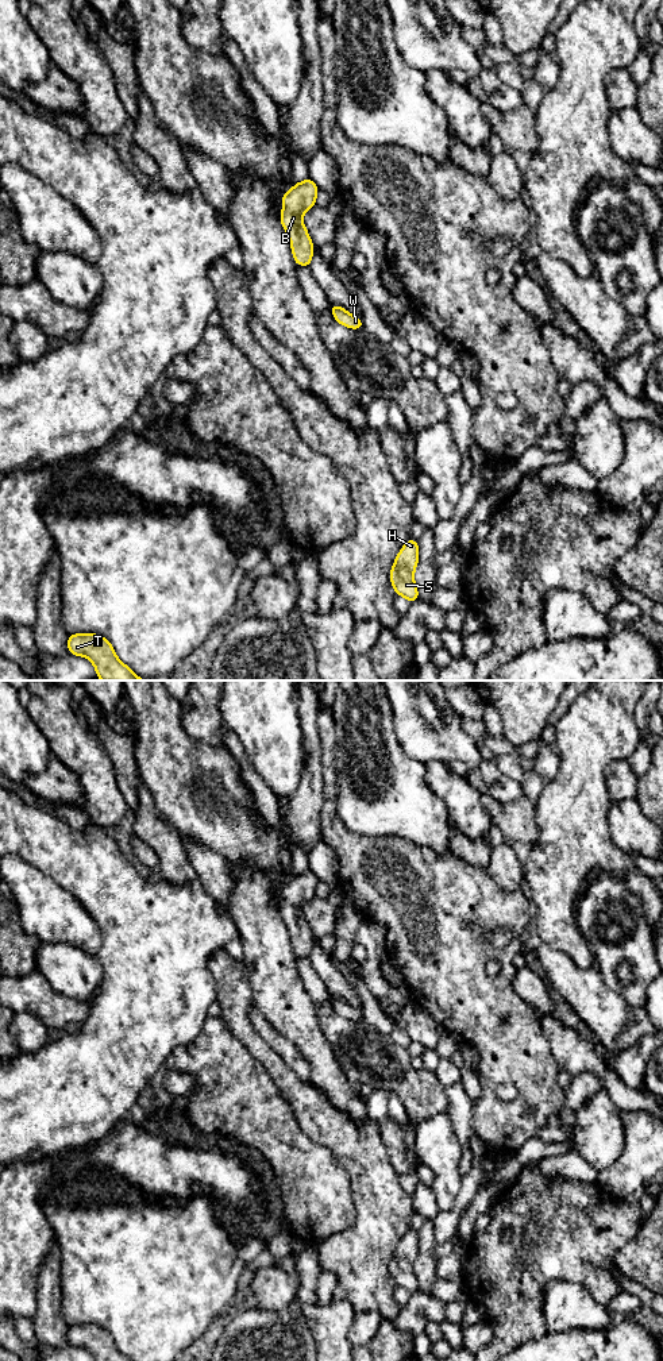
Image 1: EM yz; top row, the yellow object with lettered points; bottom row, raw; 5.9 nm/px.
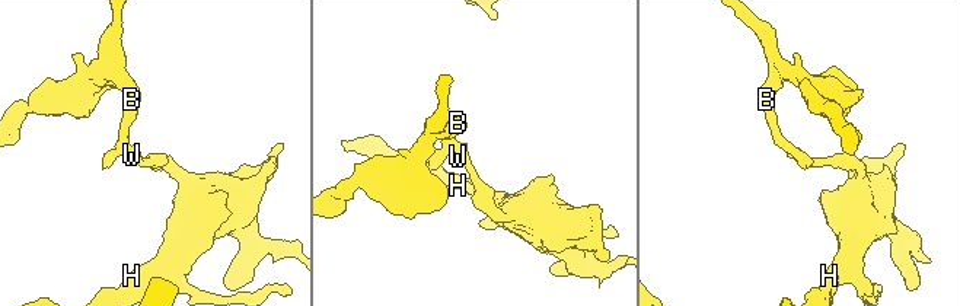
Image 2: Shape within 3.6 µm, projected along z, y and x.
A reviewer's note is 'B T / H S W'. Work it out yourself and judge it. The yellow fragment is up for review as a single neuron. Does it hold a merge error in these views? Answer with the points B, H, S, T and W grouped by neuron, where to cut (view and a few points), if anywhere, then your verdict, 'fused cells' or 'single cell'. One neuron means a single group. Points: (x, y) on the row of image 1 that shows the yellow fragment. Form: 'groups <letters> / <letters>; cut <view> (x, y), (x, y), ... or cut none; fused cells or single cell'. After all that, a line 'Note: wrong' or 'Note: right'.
groups B T / H S W; cut yz (334, 305), (330, 309); fused cells
Note: right

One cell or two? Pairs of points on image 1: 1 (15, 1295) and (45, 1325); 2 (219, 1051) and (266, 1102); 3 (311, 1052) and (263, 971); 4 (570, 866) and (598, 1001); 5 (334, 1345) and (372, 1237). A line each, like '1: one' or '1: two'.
1: two
2: one
3: one
4: two
5: two

